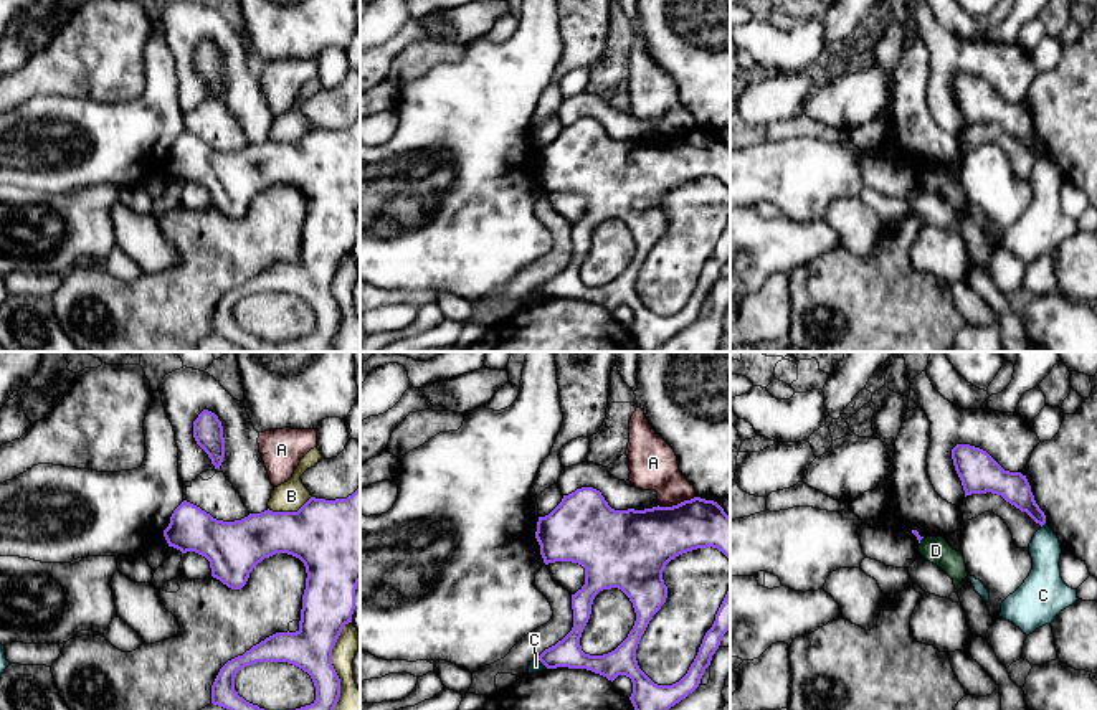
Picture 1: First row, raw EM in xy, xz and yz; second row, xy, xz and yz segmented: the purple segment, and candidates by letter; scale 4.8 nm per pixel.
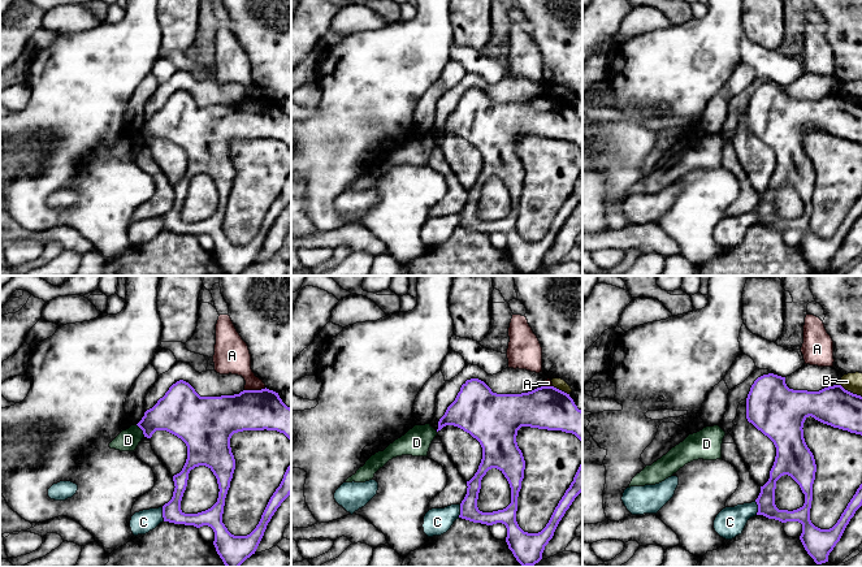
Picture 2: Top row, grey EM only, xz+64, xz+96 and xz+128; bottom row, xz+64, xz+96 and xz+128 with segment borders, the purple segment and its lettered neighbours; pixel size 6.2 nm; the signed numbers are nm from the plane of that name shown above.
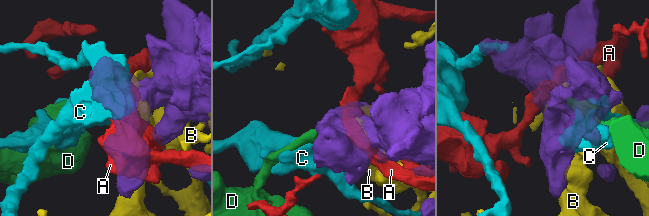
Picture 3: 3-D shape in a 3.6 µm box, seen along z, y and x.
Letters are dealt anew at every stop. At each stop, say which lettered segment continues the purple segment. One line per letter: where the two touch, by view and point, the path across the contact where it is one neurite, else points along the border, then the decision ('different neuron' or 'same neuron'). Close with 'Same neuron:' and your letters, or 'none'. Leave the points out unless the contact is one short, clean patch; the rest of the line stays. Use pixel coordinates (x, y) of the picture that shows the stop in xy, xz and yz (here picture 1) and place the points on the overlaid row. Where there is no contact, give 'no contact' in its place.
A: contact xz (678, 504); different neuron
B: contact xy (289, 512); different neuron
C: contact xz (542, 662); border xz (537, 659), (547, 667); different neuron
D: contact yz (921, 539); border yz (922, 537), (919, 542); different neuron
Same neuron: none

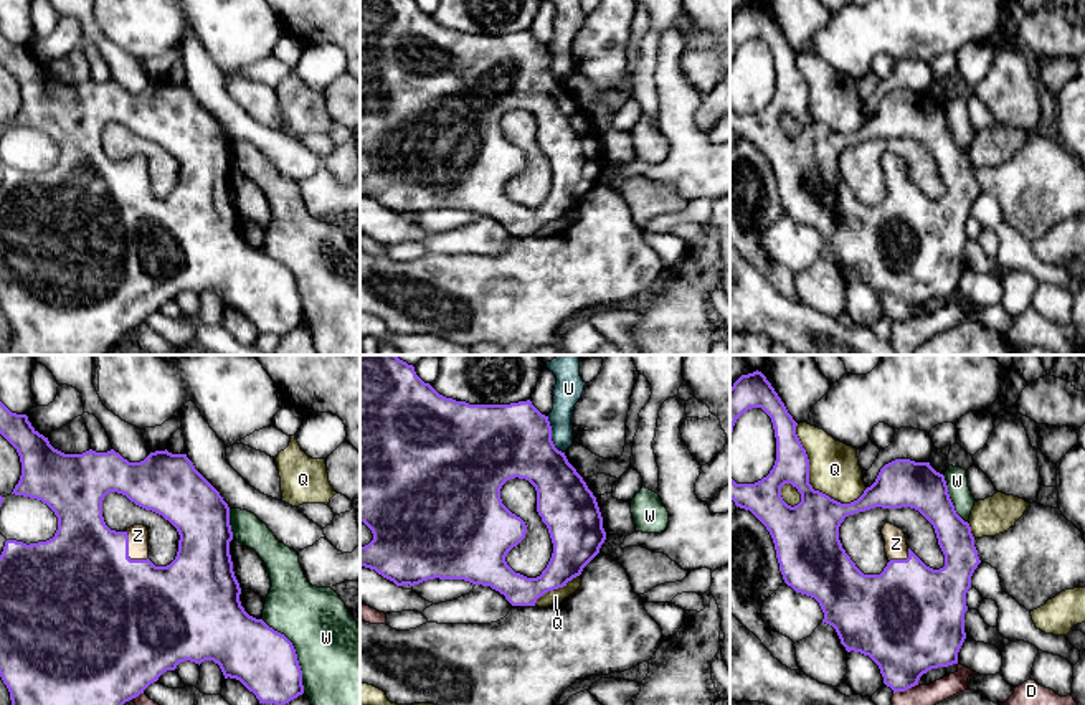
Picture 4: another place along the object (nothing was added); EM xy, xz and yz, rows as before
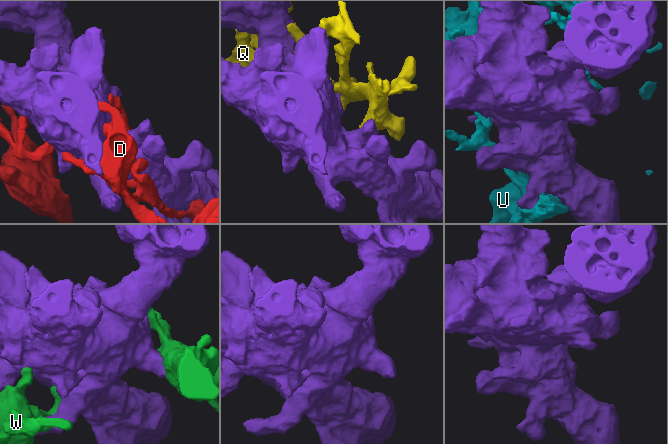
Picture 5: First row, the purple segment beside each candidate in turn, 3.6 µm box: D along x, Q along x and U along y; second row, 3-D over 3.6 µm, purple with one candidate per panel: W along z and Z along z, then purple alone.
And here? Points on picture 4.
D: contact yz (905, 689); different neuron
Q: contact yz (808, 477); different neuron
U: contact xz (550, 436); different neuron
W: contact xy (294, 652); different neuron
Z: contact xy (127, 552); way xy (83, 577), (127, 552), (137, 535); same neuron
Same neuron: Z

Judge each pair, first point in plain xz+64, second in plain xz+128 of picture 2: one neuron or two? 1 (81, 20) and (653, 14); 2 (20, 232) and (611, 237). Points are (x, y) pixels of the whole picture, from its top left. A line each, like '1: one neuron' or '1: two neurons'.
1: one neuron
2: two neurons

